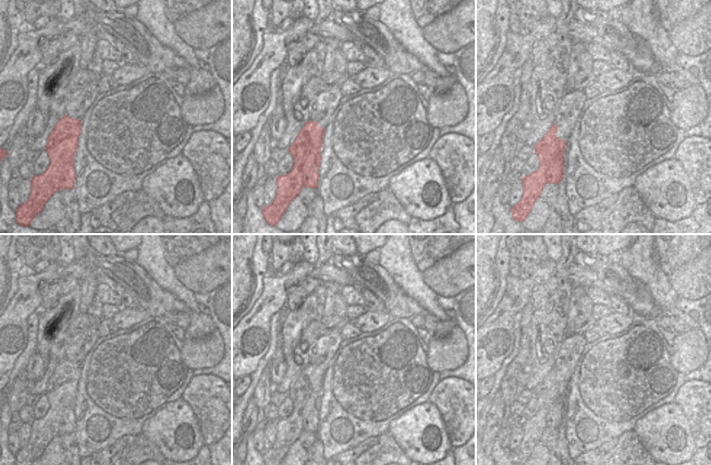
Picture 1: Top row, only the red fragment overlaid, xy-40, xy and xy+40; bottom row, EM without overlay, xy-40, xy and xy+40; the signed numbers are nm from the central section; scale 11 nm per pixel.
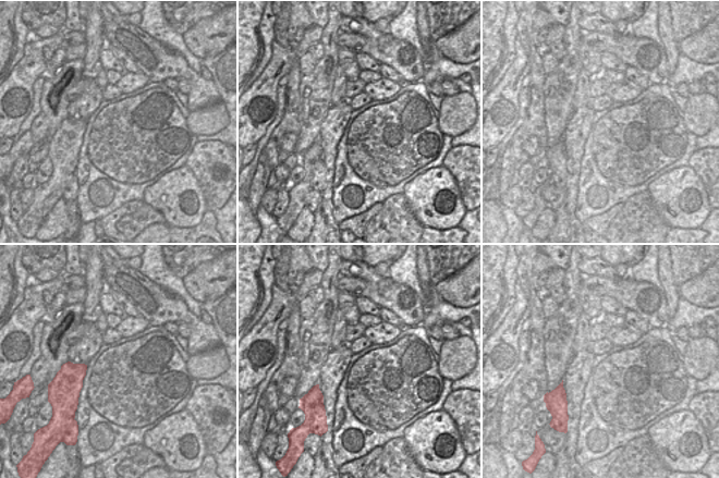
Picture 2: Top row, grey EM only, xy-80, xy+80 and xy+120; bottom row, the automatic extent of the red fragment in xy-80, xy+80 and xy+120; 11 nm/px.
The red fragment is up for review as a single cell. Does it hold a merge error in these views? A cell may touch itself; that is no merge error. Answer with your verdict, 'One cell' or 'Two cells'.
Two cells.

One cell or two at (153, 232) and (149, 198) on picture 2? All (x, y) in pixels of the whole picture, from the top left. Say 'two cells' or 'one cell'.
two cells

